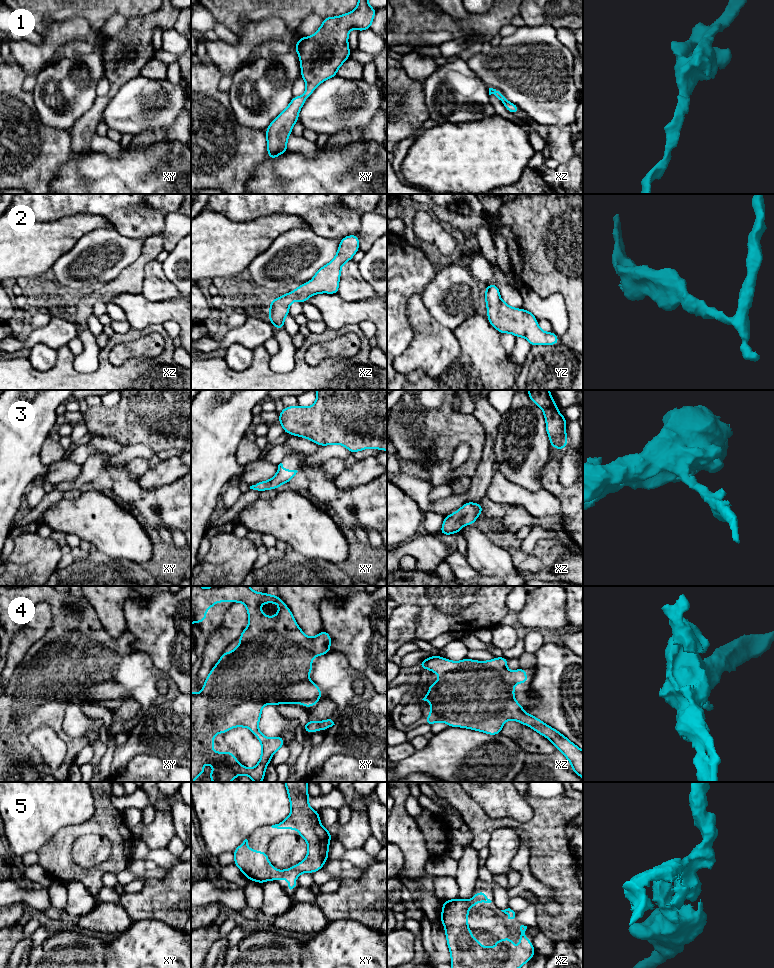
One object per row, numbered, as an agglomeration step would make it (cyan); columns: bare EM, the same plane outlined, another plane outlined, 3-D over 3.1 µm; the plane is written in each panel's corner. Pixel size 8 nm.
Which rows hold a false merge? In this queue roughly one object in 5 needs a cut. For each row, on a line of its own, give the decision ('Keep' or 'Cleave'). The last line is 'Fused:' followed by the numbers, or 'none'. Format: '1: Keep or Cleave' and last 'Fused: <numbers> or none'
1: Keep
2: Keep
3: Keep
4: Keep
5: Keep
Fused: none

